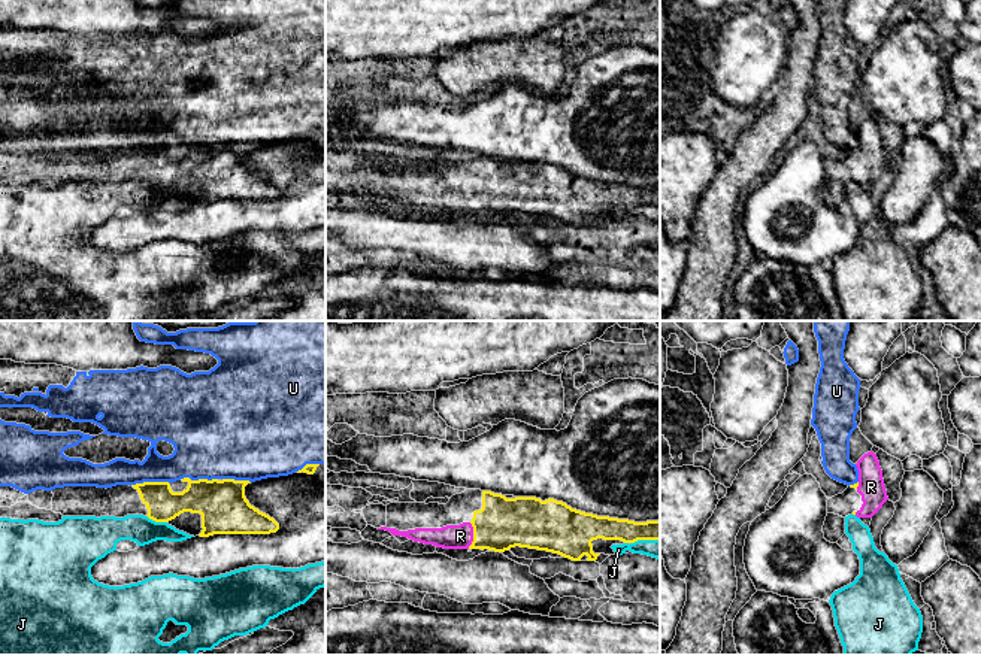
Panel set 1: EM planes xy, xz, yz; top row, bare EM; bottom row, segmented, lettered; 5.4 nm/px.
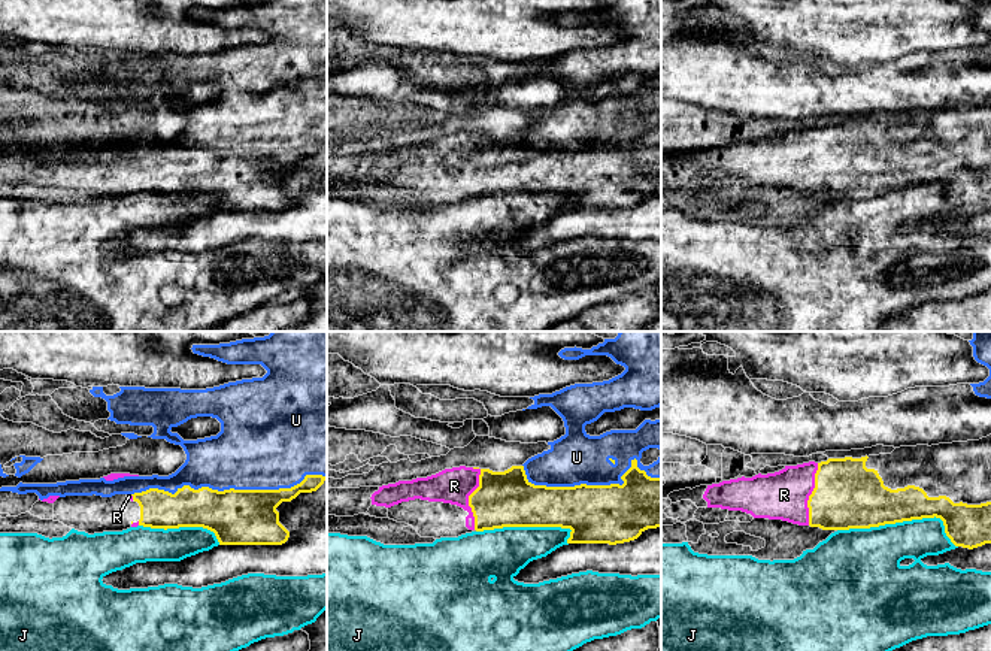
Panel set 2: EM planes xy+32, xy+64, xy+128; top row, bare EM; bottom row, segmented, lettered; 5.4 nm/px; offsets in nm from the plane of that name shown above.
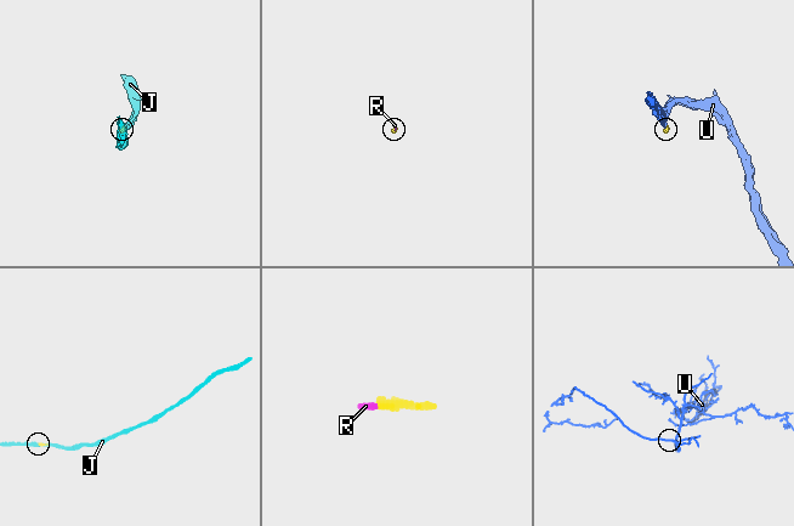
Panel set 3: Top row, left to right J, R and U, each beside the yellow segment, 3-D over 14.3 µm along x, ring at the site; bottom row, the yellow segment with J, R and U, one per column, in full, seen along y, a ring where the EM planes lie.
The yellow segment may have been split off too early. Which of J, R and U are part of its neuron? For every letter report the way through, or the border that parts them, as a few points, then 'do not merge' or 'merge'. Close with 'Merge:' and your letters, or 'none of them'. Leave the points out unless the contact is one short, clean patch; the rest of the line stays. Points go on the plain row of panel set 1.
J: do not merge
R: runs through xz (502, 188), (474, 202), (460, 202); merge
U: do not merge
Merge: R

